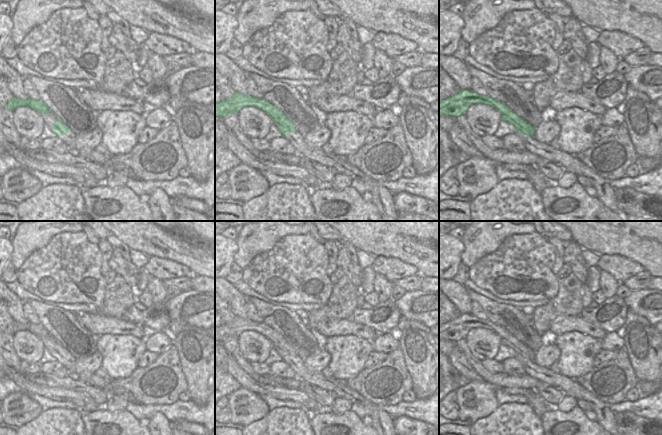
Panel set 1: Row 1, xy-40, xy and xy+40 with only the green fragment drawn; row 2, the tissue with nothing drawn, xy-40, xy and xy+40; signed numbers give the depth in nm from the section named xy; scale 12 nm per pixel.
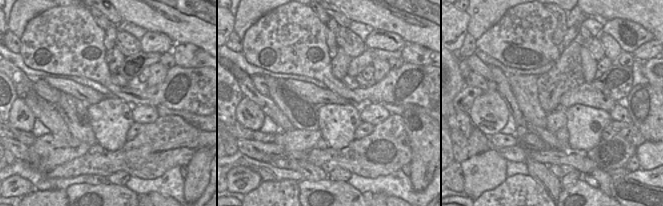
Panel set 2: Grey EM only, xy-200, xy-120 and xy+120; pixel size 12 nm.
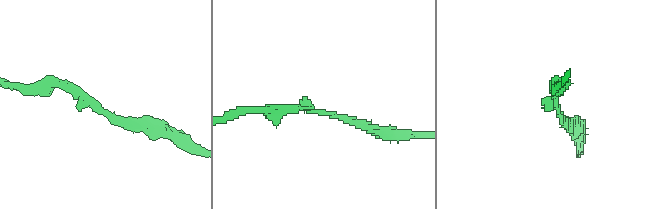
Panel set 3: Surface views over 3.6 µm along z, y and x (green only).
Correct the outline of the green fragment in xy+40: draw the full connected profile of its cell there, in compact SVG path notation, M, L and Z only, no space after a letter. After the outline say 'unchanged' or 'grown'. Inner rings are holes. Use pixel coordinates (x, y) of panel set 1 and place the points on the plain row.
M460 314L454 320L445 324L439 325L439 340L450 340L457 342L465 339L468 332L473 328L485 328L487 330L495 331L502 339L502 344L513 349L515 356L525 358L527 360L534 360L535 352L512 336L505 328L486 320L478 319L469 314Z | unchanged

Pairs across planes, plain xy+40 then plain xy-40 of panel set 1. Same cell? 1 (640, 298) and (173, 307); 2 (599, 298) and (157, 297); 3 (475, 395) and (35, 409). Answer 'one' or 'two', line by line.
1: one
2: two
3: one

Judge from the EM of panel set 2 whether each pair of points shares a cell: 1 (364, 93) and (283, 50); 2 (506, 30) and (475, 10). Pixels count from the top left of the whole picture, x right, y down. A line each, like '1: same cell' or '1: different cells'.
1: same cell
2: different cells

